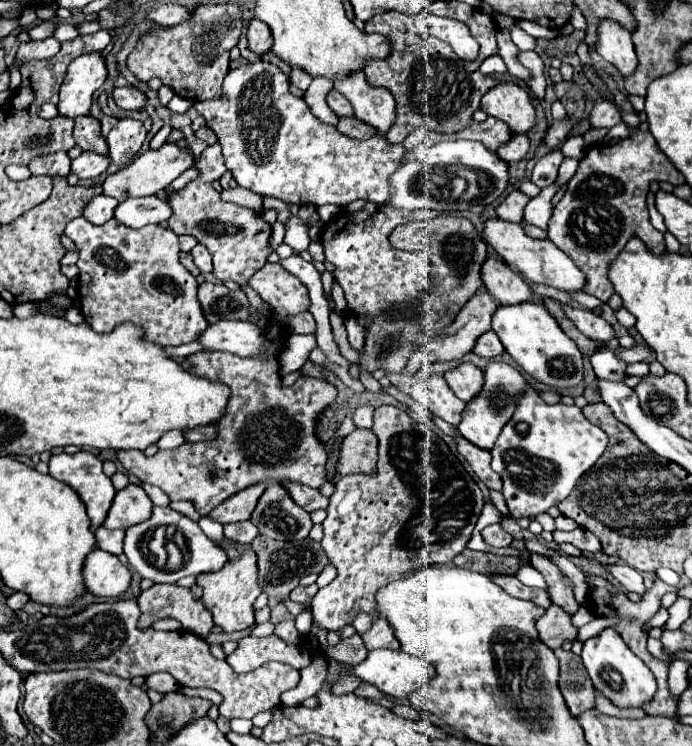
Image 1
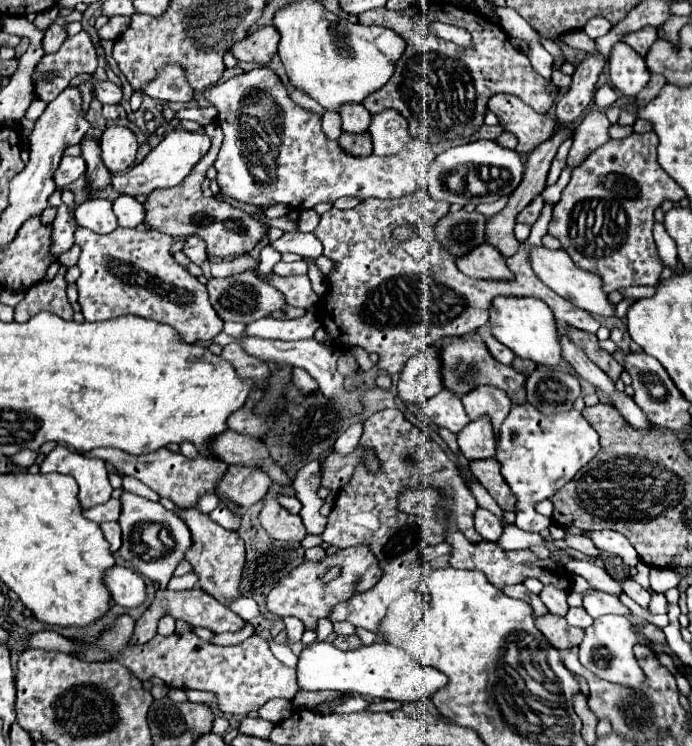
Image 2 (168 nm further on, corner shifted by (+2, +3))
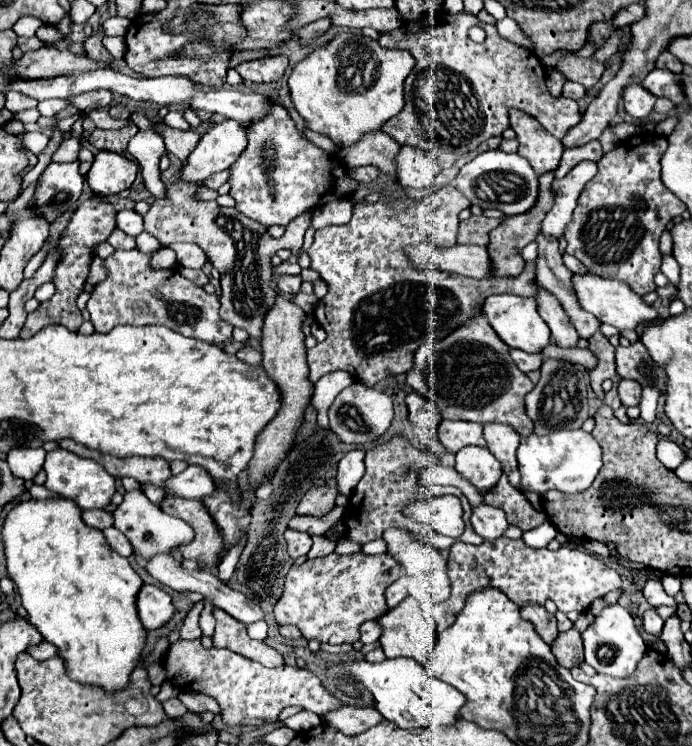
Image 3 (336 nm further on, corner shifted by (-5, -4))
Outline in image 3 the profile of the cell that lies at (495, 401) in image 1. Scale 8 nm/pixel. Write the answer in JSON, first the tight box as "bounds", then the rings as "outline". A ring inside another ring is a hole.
{"bounds":[454,448,502,494],"outline":[[[462,448],[456,454],[454,468],[462,478],[466,478],[472,486],[476,486],[480,494],[492,490],[502,476],[500,462],[494,460],[488,448]]]}

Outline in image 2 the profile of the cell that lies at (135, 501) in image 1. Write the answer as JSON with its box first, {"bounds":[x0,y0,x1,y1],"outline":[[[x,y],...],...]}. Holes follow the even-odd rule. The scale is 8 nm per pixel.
{"bounds":[83,499,121,523],"outline":[[[111,499],[103,505],[97,505],[93,509],[87,509],[83,513],[89,521],[95,521],[95,523],[105,523],[105,521],[117,521],[119,515],[121,515],[121,501],[119,499]]]}

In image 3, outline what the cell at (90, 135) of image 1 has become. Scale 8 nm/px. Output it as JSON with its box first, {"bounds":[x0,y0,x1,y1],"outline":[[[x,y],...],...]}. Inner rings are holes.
{"bounds":[20,196,116,338],"outline":[[[98,196],[80,204],[80,208],[74,212],[72,220],[68,222],[68,226],[62,232],[60,242],[56,246],[56,250],[60,252],[60,260],[58,260],[54,276],[52,276],[52,282],[56,286],[56,294],[48,302],[42,302],[36,312],[28,314],[26,324],[20,332],[20,338],[32,338],[36,332],[40,332],[44,326],[50,326],[50,324],[66,326],[72,332],[76,332],[82,326],[82,316],[80,316],[80,310],[76,306],[76,298],[84,292],[84,284],[86,284],[90,264],[94,258],[94,248],[98,244],[106,242],[108,236],[112,234],[112,230],[116,228],[114,216],[116,216],[114,206],[108,202],[102,202]]]}

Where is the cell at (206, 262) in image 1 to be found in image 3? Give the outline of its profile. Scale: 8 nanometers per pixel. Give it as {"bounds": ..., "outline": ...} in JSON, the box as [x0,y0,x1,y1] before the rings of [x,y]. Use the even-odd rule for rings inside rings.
{"bounds":[170,244,208,268],"outline":[[[170,244],[170,248],[176,252],[178,264],[184,268],[202,268],[208,258],[204,256],[204,252],[200,248],[196,248],[196,244]]]}

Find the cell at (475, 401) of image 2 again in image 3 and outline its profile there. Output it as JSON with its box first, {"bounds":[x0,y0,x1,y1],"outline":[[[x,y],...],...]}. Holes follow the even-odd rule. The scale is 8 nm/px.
{"bounds":[484,424,542,512],"outline":[[[486,424],[484,426],[484,438],[488,442],[488,450],[502,464],[502,470],[508,476],[510,484],[514,488],[518,488],[520,492],[524,492],[528,502],[536,510],[542,512],[540,496],[534,494],[534,492],[526,492],[520,484],[520,472],[518,472],[518,460],[516,460],[516,450],[520,446],[520,436],[516,436],[516,432],[512,432],[512,428],[508,428],[506,424]]]}

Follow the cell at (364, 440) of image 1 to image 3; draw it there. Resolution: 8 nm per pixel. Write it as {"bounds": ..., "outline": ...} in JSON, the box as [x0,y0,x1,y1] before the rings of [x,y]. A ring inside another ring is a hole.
{"bounds":[296,480,338,518],"outline":[[[328,480],[326,486],[314,486],[302,496],[302,500],[296,508],[296,514],[298,516],[322,518],[334,508],[334,498],[336,496],[338,496],[336,480]]]}

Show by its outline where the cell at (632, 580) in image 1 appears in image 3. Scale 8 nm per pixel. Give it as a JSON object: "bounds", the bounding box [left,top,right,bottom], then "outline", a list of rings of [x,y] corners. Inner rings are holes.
{"bounds":[642,610,664,636],"outline":[[[648,610],[648,612],[644,612],[642,622],[644,622],[644,630],[646,630],[648,634],[660,636],[662,626],[664,626],[664,620],[658,616],[658,612],[656,612],[656,610]]]}

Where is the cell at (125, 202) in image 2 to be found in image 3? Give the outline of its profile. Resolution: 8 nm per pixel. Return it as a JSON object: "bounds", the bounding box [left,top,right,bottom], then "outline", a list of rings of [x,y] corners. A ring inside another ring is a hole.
{"bounds":[116,210,144,236],"outline":[[[120,210],[116,214],[116,226],[126,232],[128,236],[138,236],[142,230],[144,230],[144,224],[142,224],[142,216],[134,210]]]}

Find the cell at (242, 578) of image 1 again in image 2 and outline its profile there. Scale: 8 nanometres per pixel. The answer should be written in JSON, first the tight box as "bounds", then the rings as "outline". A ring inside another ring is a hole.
{"bounds":[179,509,245,605],"outline":[[[183,509],[179,517],[187,523],[187,527],[193,533],[193,549],[189,549],[185,559],[193,565],[193,571],[199,577],[199,587],[205,593],[213,595],[217,601],[231,605],[241,597],[239,585],[245,567],[245,545],[241,537],[235,531],[227,531],[221,525],[213,523],[209,515],[203,515],[199,509]]]}

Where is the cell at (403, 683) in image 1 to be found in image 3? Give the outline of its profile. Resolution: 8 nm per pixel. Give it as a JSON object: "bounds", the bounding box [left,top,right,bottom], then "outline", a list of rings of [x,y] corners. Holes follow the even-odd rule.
{"bounds":[326,660,464,728],"outline":[[[366,660],[362,662],[348,662],[348,664],[336,664],[326,670],[332,678],[338,676],[350,676],[358,684],[362,684],[366,690],[372,692],[376,700],[376,710],[390,722],[394,722],[398,728],[428,728],[428,726],[452,726],[458,720],[458,712],[464,706],[464,696],[456,692],[450,684],[444,684],[442,680],[428,676],[420,664],[414,660],[384,660],[380,664],[370,664]]]}

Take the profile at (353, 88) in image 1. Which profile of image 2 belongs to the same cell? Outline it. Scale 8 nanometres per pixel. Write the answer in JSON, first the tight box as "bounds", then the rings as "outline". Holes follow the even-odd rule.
{"bounds":[369,109,411,155],"outline":[[[395,109],[373,113],[369,133],[373,137],[373,153],[379,155],[397,153],[411,141],[407,133],[407,121]]]}

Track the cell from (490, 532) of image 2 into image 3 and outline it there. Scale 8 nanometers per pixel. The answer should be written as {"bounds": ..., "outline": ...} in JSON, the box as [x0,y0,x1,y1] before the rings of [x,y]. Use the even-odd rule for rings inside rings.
{"bounds":[470,504,508,540],"outline":[[[488,504],[472,506],[470,522],[472,522],[472,528],[476,530],[476,534],[480,534],[484,540],[496,540],[508,528],[502,508],[494,508]]]}

